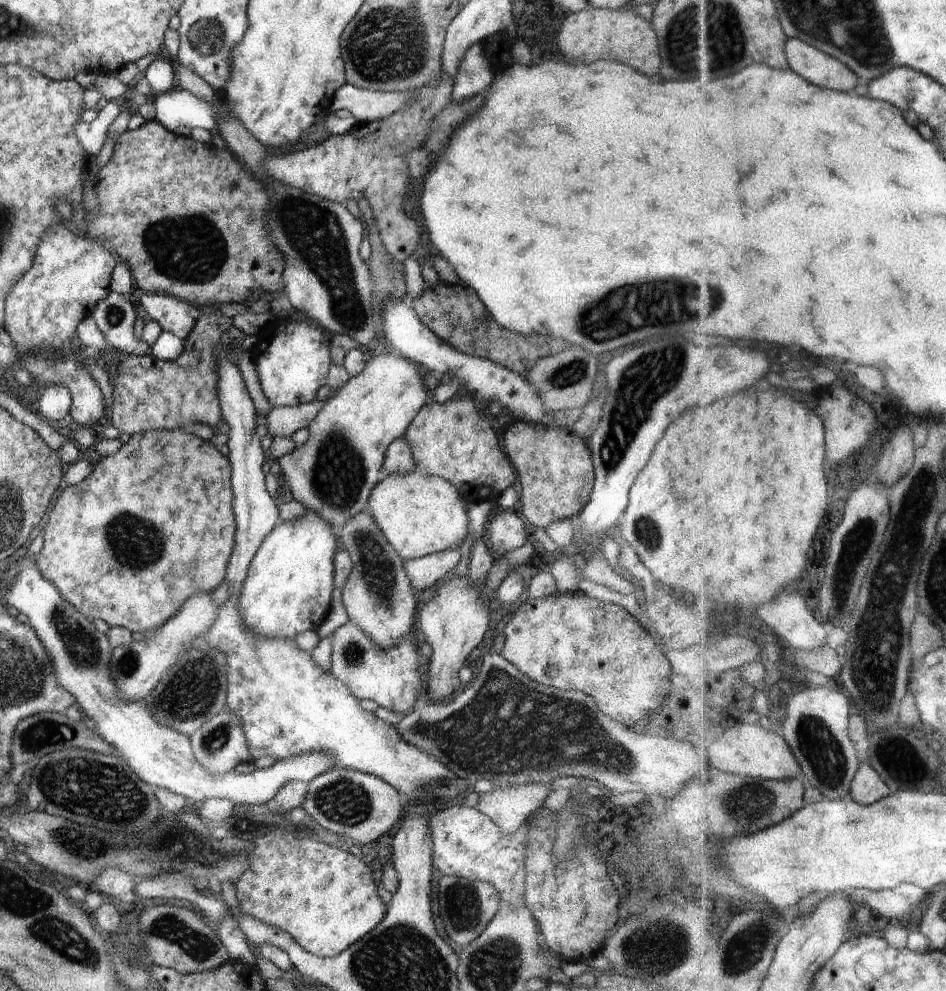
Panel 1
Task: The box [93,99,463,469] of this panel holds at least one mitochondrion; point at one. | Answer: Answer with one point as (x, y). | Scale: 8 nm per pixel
(314, 231)

